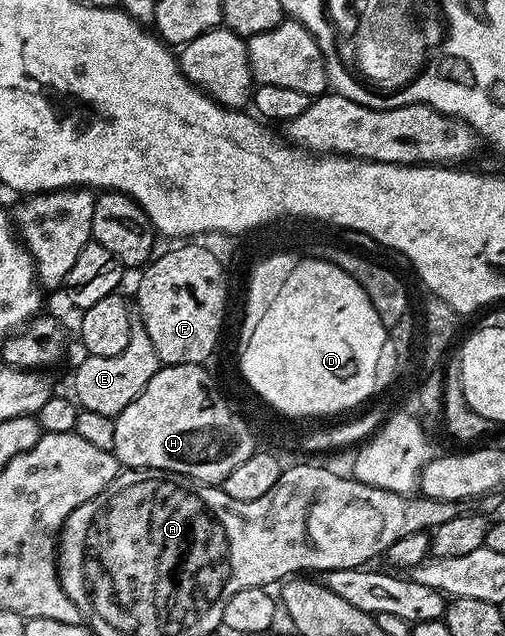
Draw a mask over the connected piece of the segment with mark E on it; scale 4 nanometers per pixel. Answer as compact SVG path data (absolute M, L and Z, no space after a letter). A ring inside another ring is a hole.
M138 317L131 320L131 332L129 333L129 345L125 345L125 350L117 353L117 357L97 357L96 355L87 355L79 363L79 368L75 371L75 392L73 398L82 410L92 411L93 413L105 413L105 417L114 419L149 385L149 381L159 372L159 358L157 349L153 349L153 341L149 341L149 333L145 333L143 323Z

